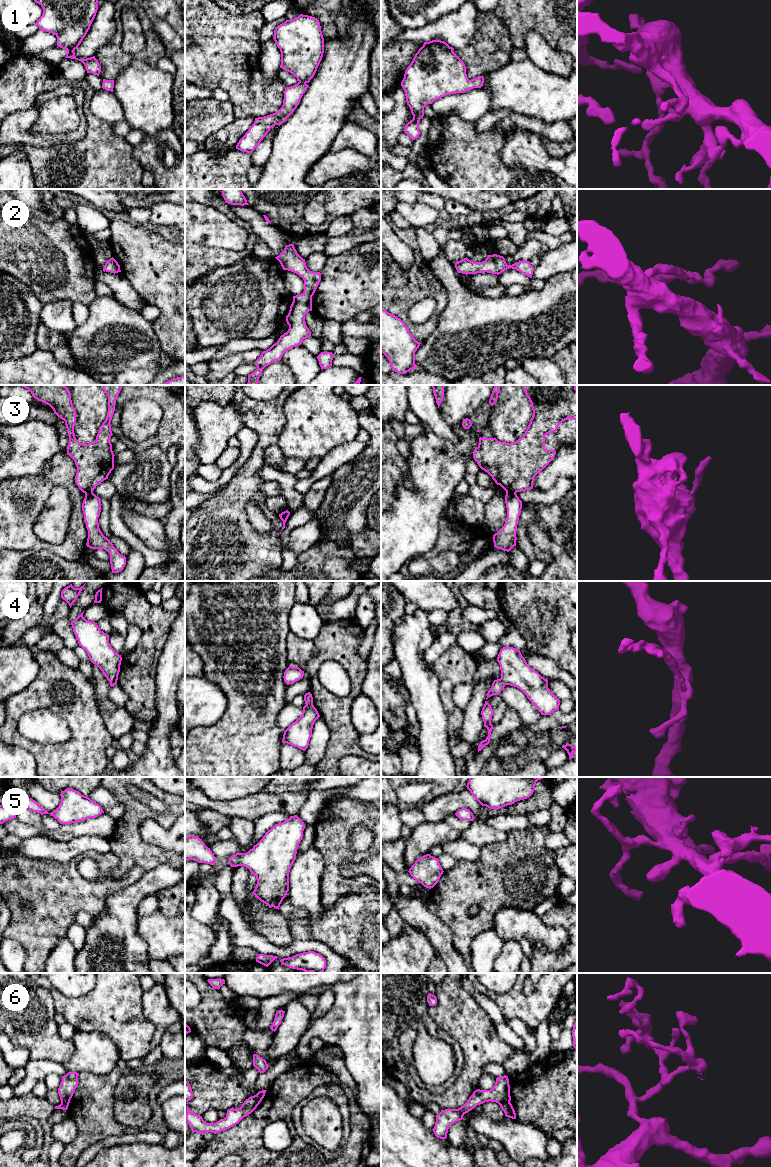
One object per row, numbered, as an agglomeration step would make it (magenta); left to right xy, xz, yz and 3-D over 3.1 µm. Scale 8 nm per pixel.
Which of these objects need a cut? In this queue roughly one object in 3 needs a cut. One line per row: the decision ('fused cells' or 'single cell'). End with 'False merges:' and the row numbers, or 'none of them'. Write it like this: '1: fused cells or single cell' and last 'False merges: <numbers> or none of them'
1: single cell
2: single cell
3: fused cells
4: fused cells
5: single cell
6: fused cells
False merges: 3, 4, 6

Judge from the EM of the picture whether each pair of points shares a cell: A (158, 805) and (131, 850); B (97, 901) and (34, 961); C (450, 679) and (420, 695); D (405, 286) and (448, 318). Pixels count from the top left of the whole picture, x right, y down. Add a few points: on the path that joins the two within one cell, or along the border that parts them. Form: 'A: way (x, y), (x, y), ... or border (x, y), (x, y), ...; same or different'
A: border (135, 797), (157, 812), (165, 812), (168, 809); different
B: way (77, 901), (38, 941); same
C: border (429, 666), (439, 681), (440, 698), (445, 707); different
D: border (446, 290), (446, 307), (430, 334); different

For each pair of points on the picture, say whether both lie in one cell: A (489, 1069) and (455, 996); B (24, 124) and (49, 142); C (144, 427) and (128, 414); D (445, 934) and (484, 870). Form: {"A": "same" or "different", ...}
{"A": "different", "B": "same", "C": "same", "D": "different"}

